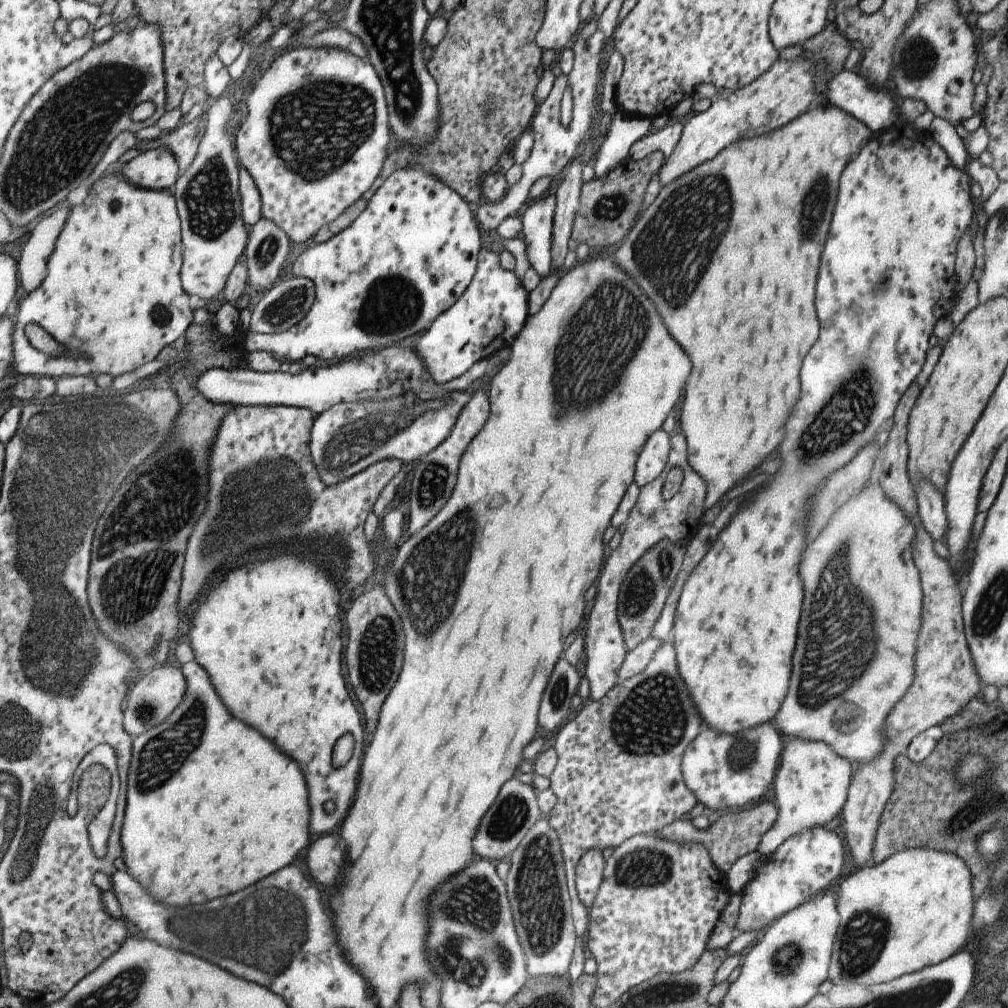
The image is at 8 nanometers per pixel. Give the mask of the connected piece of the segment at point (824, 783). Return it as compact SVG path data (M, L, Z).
M790 737L782 750L773 782L779 815L776 824L762 837L757 851L770 856L788 837L834 820L846 804L853 772L854 766L838 756L828 744Z

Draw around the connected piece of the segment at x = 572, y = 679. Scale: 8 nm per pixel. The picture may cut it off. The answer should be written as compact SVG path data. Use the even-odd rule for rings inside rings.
M560 660L556 664L540 704L538 722L542 730L555 734L573 715L570 702L577 694L580 680L575 666L568 666L566 660Z

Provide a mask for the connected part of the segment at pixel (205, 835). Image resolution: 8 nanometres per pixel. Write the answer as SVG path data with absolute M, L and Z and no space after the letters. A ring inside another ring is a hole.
M195 660L183 664L181 668L184 678L186 678L186 691L182 702L178 708L158 726L150 728L148 732L140 734L138 738L132 740L132 764L130 764L130 774L128 774L128 786L126 790L126 810L124 810L124 820L122 820L122 830L120 830L120 844L122 844L122 858L126 866L125 872L134 877L134 880L144 887L144 890L158 900L164 906L188 906L188 904L198 904L198 902L208 902L218 896L226 896L232 892L238 892L274 872L280 868L292 864L310 844L310 804L308 804L308 786L304 780L304 774L298 766L296 760L290 756L282 754L274 742L264 738L258 730L246 726L238 718L234 718L224 702L218 698L216 690L210 684L210 678L206 670Z

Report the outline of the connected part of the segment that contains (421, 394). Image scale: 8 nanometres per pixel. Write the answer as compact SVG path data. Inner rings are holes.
M438 385L388 400L334 404L315 416L310 430L308 446L320 480L334 486L386 458L398 458L406 464L422 459L448 438L472 395L466 390L448 392Z

